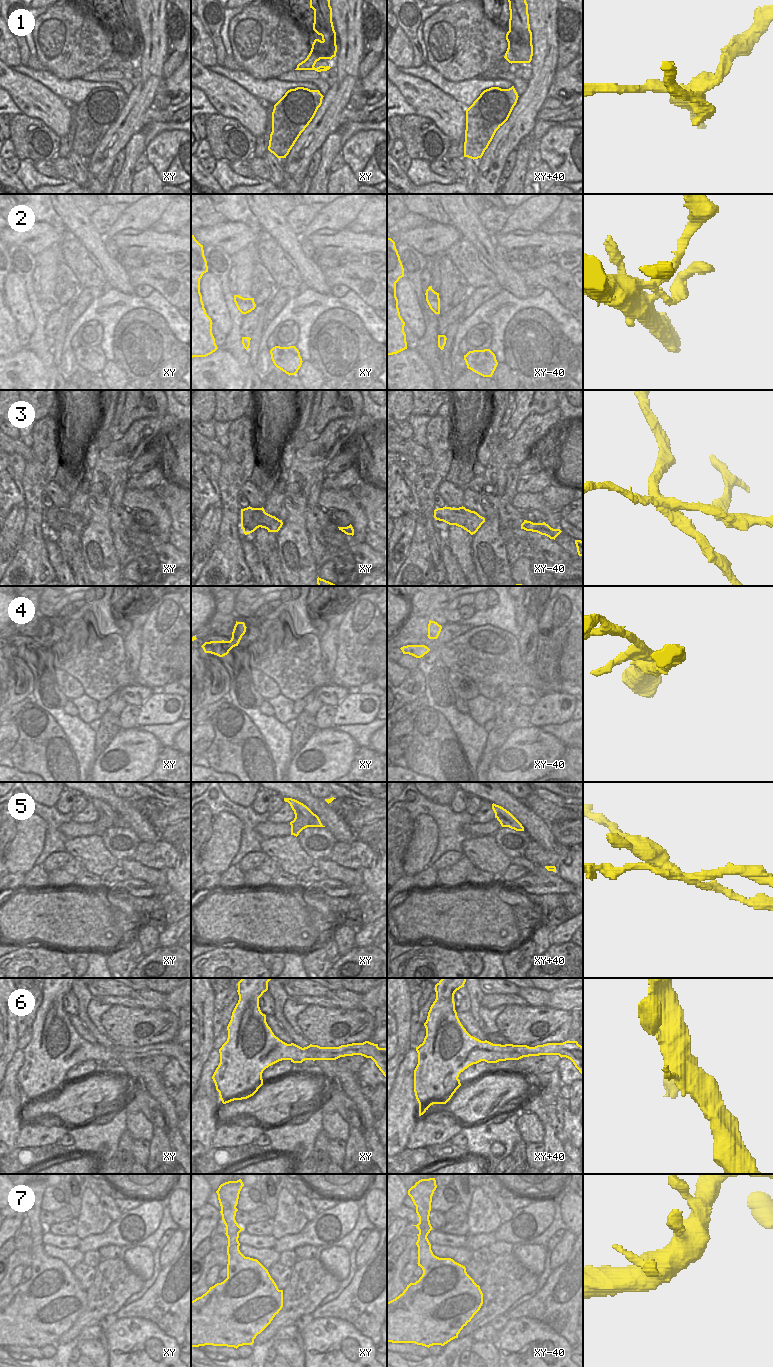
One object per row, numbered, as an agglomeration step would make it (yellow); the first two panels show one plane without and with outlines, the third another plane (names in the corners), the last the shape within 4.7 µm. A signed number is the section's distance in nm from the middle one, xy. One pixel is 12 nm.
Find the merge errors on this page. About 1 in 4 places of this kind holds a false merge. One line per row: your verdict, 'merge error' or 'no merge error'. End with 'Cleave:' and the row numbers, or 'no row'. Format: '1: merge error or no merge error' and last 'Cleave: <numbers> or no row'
1: merge error
2: no merge error
3: merge error
4: merge error
5: merge error
6: no merge error
7: no merge error
Cleave: 1, 3, 4, 5

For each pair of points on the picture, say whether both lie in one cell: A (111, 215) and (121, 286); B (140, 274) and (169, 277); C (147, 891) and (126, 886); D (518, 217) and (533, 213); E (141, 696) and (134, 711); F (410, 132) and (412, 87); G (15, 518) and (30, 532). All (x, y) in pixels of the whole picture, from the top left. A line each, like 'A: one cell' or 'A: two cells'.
A: two cells
B: one cell
C: one cell
D: one cell
E: two cells
F: two cells
G: two cells

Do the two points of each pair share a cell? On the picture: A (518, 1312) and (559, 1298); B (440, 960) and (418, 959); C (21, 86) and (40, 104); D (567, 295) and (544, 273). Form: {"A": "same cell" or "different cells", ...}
{"A": "same cell", "B": "same cell", "C": "same cell", "D": "same cell"}

